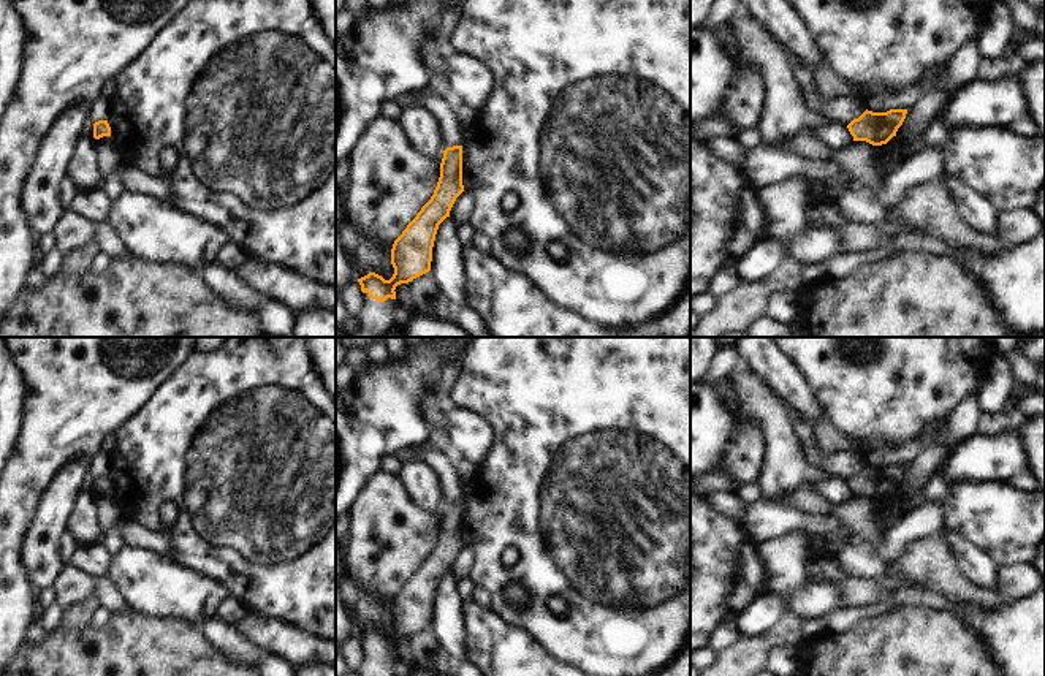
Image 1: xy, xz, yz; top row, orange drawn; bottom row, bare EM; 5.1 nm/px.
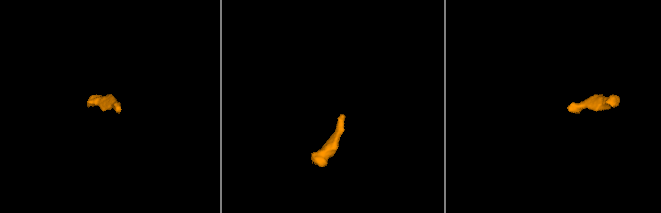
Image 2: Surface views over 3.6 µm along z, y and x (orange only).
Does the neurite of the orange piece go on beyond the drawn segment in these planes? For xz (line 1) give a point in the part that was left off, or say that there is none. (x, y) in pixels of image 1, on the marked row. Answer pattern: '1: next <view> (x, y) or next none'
1: next xz (376, 317)

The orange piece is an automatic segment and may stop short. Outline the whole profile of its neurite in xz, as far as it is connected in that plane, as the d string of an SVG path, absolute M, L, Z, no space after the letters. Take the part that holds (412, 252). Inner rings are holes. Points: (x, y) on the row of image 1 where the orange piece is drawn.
M462 146L446 147L434 195L393 244L393 277L385 280L369 272L358 279L364 293L364 304L358 313L359 329L347 337L380 337L390 328L402 326L405 313L397 307L394 290L431 271L439 225L450 217L462 192Z

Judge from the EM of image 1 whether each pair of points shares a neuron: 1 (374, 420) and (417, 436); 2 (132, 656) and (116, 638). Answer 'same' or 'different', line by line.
1: same
2: same

